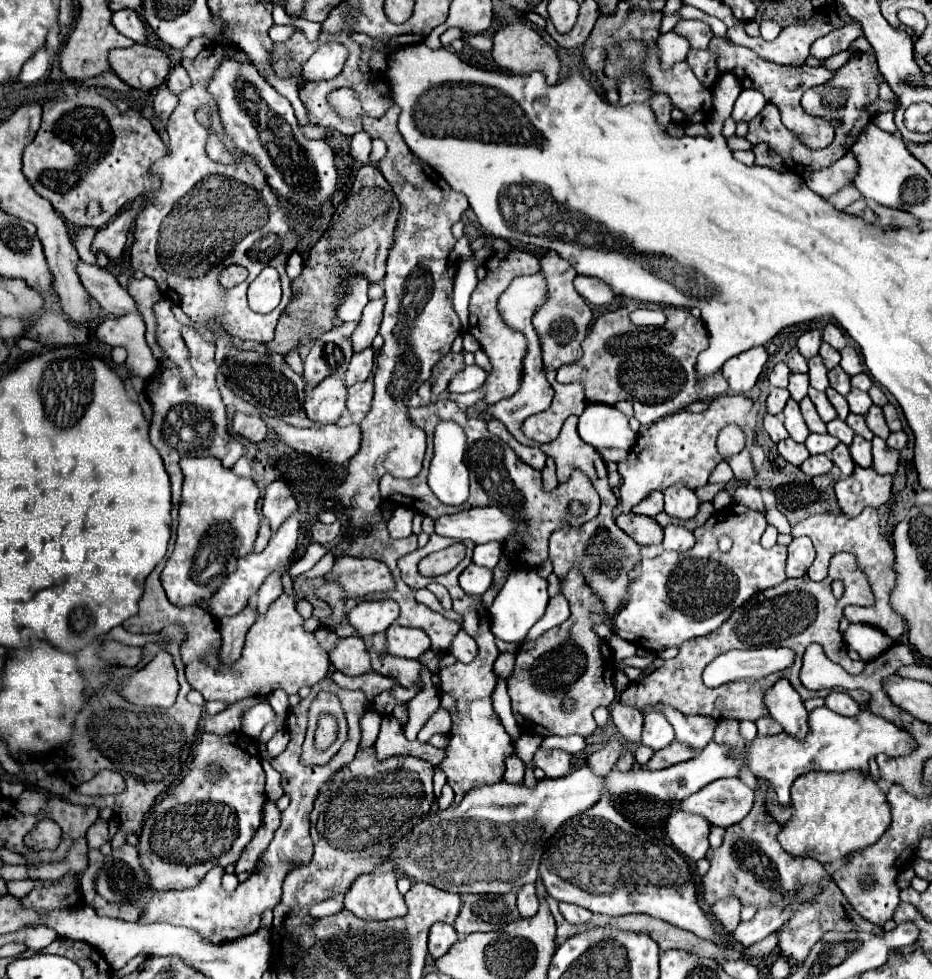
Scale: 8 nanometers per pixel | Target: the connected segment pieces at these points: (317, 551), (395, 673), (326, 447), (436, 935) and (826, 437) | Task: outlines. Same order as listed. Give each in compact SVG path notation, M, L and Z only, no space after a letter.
M310 544L310 546L306 548L306 554L304 554L300 560L296 560L296 562L288 568L290 578L296 578L298 574L310 570L324 554L326 554L326 548L324 548L322 544Z
M370 642L368 644L368 652L372 656L372 668L382 674L382 676L390 676L394 680L398 680L400 686L404 688L412 688L414 684L422 684L420 682L420 670L422 670L422 664L418 660L402 660L398 656L392 656L392 654L384 654L384 656L378 656L376 652L372 652L372 646Z
M256 410L250 412L250 414L264 418L266 426L276 432L278 440L282 440L282 442L284 442L286 446L290 446L292 450L310 454L310 456L320 458L320 460L324 460L324 462L328 462L328 464L334 464L334 466L346 464L346 462L358 452L358 448L360 448L360 426L356 426L356 424L350 424L350 426L346 426L346 428L340 428L340 426L336 426L336 424L330 424L328 428L314 428L314 426L312 426L312 428L294 428L294 426L290 426L290 424L286 424L286 422L266 418L264 414L260 414L260 412L256 412Z
M434 924L428 936L428 952L432 958L440 958L452 944L458 942L458 932L450 924Z
M810 434L804 444L810 450L810 454L830 454L838 446L838 442L840 440L830 434Z

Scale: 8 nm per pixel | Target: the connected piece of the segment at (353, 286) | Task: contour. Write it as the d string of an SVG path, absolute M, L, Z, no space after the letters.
M350 276L346 294L338 302L338 318L342 322L360 322L362 310L368 304L368 282L364 276Z

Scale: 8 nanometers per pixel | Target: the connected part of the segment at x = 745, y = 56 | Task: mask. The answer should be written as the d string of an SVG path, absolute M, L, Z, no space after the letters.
M712 36L708 50L716 56L716 64L718 64L720 72L732 72L734 76L748 76L748 80L752 82L752 88L756 88L758 92L764 92L764 98L780 110L782 124L786 128L794 130L798 134L798 138L802 142L806 142L806 146L824 148L826 144L830 144L830 140L834 138L835 128L839 123L835 120L816 120L814 116L806 114L802 110L802 106L800 106L800 98L808 88L830 80L830 76L834 74L832 70L828 70L824 66L812 68L812 66L780 66L780 64L772 64L772 62L766 62L760 56L756 56L750 48L736 46L736 44L732 44L732 42L728 42L726 38L720 38L720 36Z

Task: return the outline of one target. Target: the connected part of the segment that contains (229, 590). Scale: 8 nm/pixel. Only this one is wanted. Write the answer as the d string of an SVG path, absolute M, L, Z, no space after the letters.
M290 516L290 520L286 520L286 524L282 524L282 528L276 532L276 536L270 540L270 544L266 546L264 552L260 554L248 554L242 560L238 560L238 570L234 574L230 574L222 588L212 596L212 600L208 600L210 610L214 616L234 616L240 610L244 610L244 606L248 604L248 600L258 592L258 588L262 586L262 582L278 568L284 568L290 564L290 558L296 552L296 540L298 540L298 530L300 530L300 520L298 516Z

